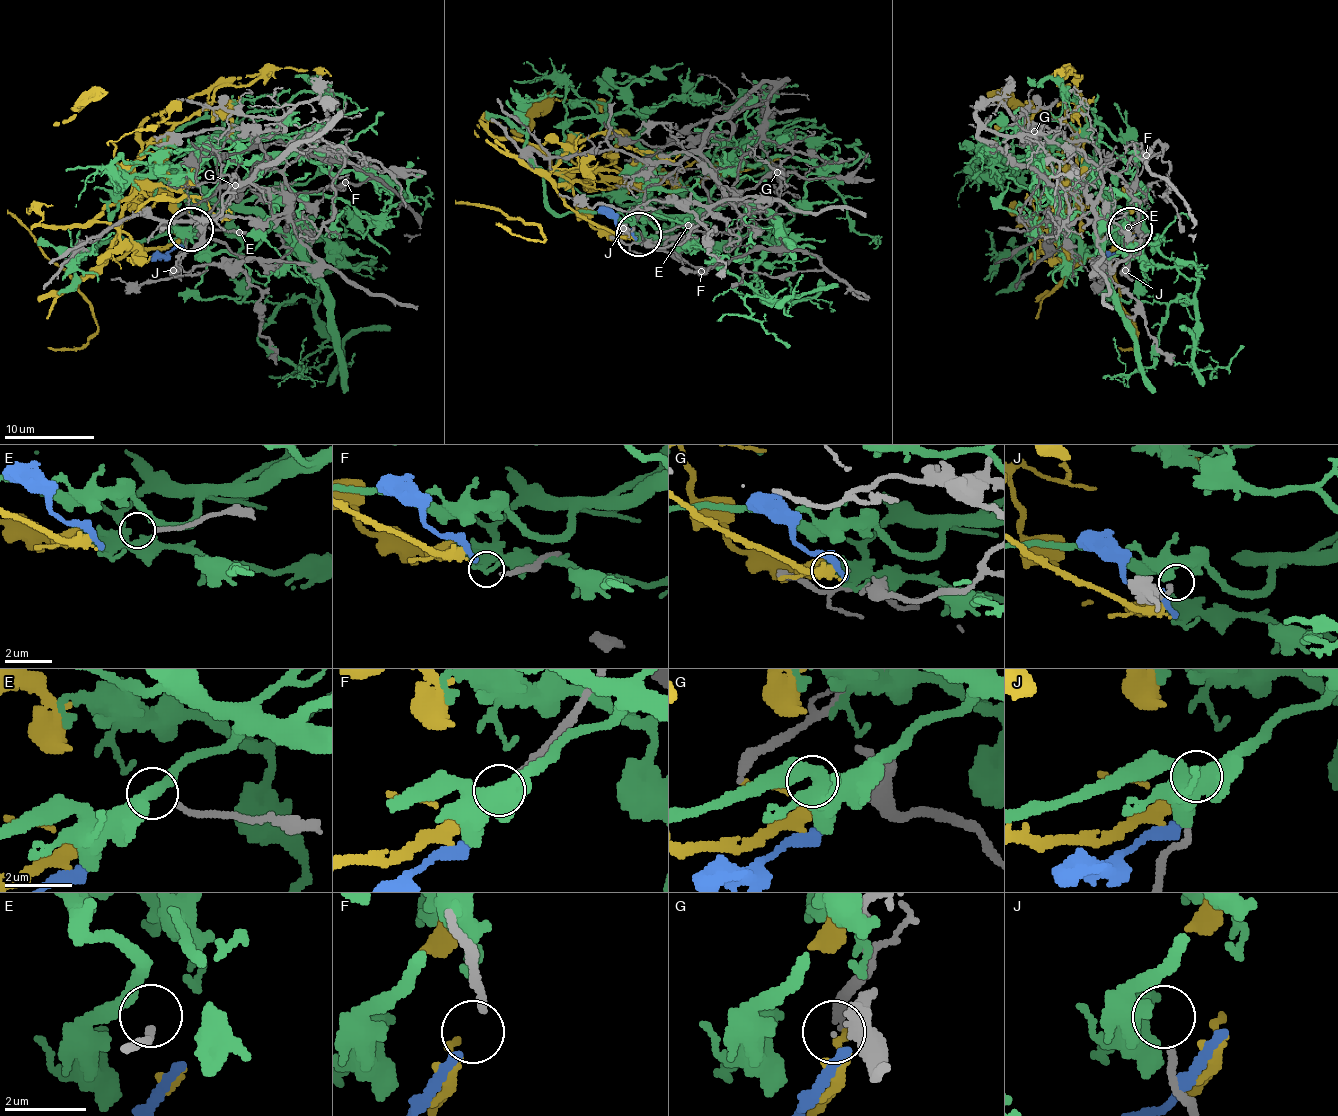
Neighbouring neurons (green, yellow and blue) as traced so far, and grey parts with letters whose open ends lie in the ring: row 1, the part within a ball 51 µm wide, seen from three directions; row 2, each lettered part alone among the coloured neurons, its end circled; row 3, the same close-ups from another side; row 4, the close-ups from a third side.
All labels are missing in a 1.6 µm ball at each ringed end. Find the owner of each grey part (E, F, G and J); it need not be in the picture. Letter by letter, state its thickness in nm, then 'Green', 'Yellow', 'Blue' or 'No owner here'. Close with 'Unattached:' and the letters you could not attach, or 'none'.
E: Thickness 170 nm. No owner here
F: Thickness 200 nm. Blue
G: Thickness 30 nm. No owner here
J: Thickness 180 nm. Green
Unattached: E, G

